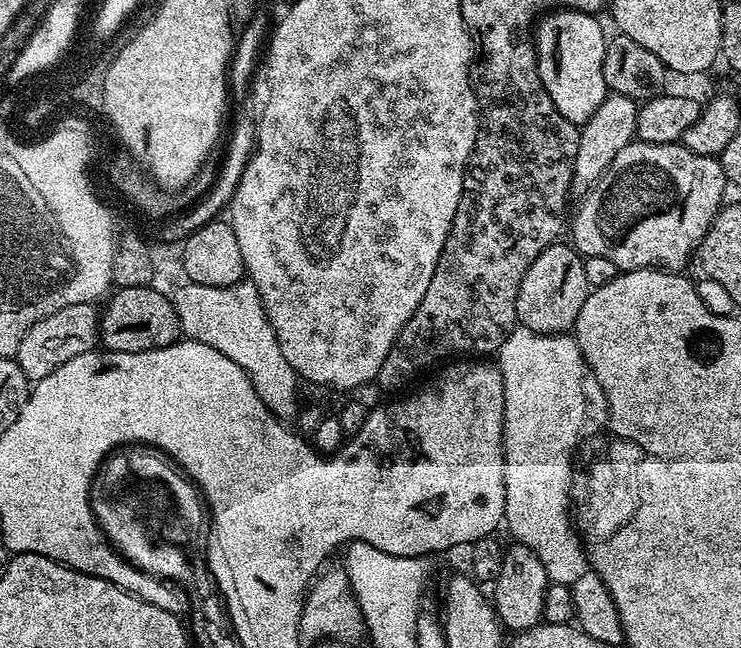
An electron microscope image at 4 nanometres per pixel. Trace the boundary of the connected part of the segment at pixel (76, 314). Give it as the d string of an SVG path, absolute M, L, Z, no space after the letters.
M95 303L68 304L62 310L34 322L30 330L22 338L14 357L29 381L35 382L46 378L62 362L70 362L70 358L78 358L78 354L86 354L97 347L100 338L100 316Z

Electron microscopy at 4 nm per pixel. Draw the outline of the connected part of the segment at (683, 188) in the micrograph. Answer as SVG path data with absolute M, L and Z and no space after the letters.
M633 142L602 174L600 181L579 201L576 221L571 221L571 243L584 256L597 256L614 262L620 272L633 272L639 268L658 268L679 273L693 259L702 238L710 230L714 218L725 203L724 167L715 156L694 154L683 143L646 144Z

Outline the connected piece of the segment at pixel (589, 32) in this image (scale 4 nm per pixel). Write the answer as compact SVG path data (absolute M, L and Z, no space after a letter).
M553 10L547 13L534 28L536 69L542 78L542 86L546 94L550 94L558 114L562 114L562 118L577 126L583 126L610 95L604 77L604 59L608 49L606 35L604 36L603 26L596 20L599 19L590 12Z

